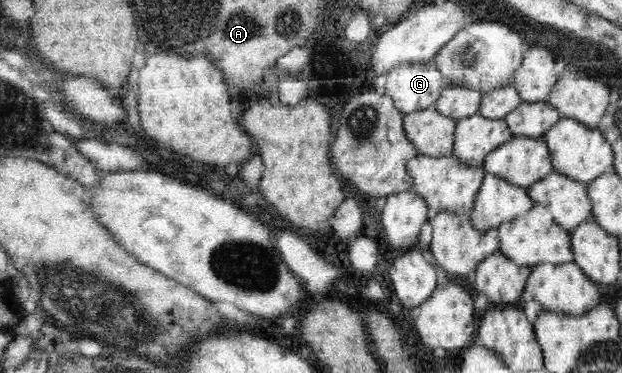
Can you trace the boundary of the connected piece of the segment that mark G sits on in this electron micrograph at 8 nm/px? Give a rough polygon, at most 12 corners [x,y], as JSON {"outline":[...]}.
{"outline":[[434,59],[399,62],[386,93],[404,115],[434,106],[443,74]]}

